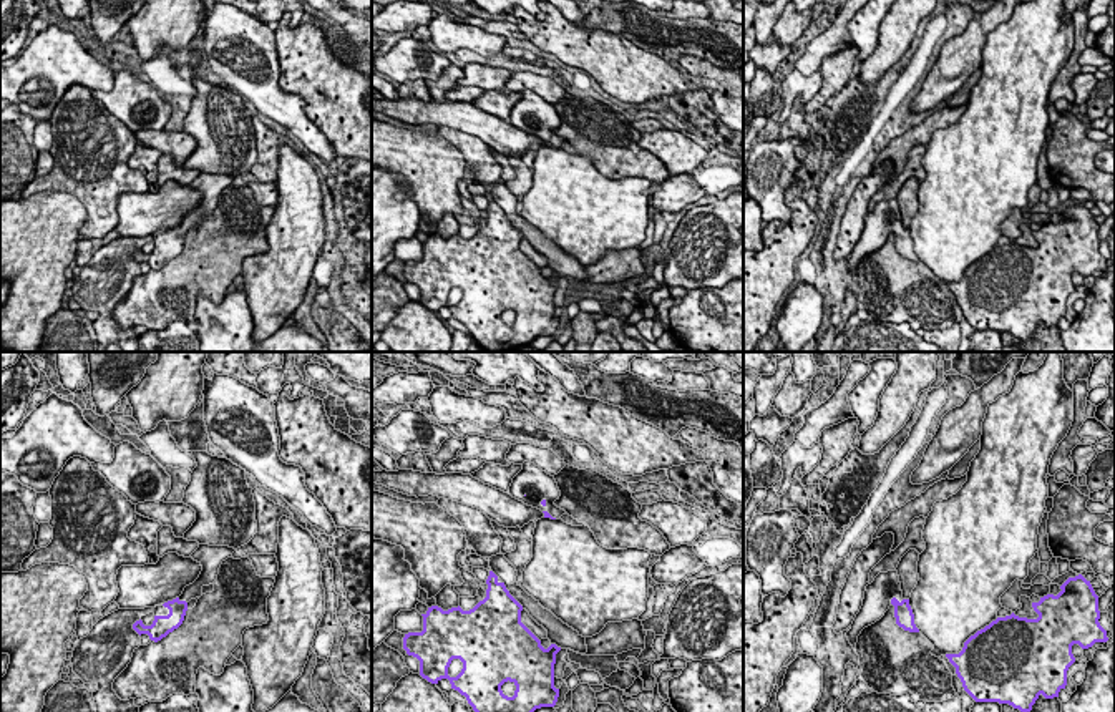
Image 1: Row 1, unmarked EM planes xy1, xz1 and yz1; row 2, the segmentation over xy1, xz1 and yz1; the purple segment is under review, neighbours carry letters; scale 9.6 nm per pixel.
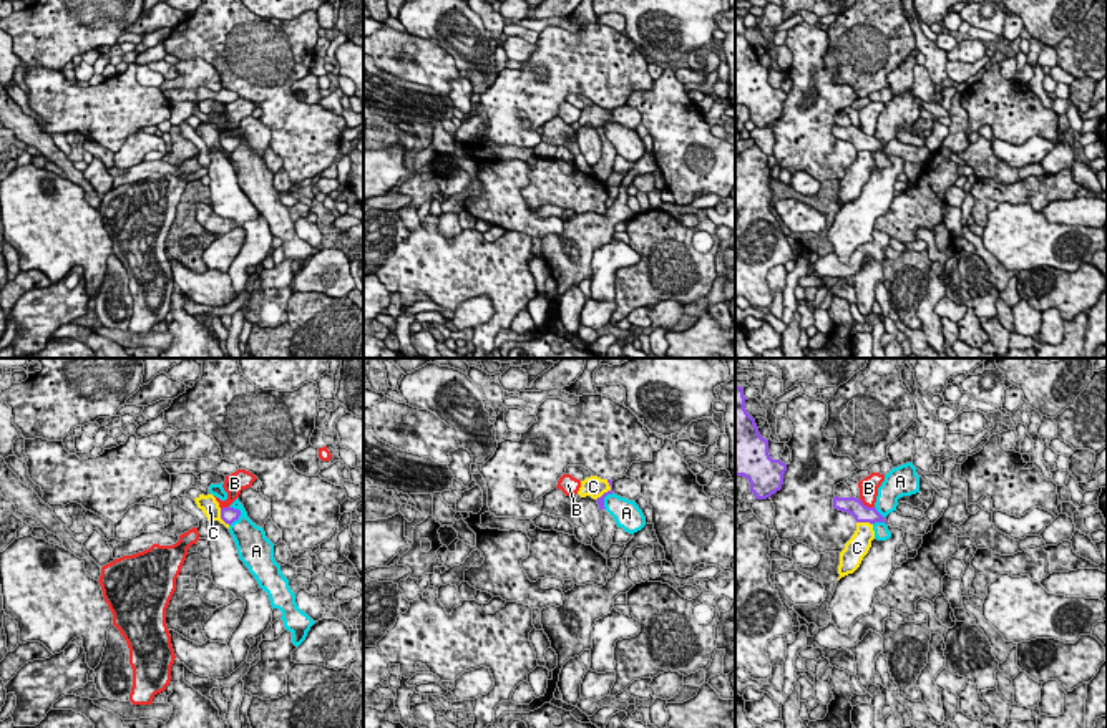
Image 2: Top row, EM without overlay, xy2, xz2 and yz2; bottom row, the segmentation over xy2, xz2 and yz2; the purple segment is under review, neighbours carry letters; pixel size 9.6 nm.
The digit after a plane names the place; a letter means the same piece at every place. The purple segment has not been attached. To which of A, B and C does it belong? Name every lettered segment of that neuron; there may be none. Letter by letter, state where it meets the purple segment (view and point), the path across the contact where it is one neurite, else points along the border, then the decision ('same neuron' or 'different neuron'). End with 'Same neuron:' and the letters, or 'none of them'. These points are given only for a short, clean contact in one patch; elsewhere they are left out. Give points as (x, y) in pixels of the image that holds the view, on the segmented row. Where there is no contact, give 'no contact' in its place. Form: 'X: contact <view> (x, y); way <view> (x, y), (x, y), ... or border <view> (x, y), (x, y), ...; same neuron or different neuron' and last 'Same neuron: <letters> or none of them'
A: contact xy2 (239, 514); border xy2 (233, 506), (239, 511), (239, 516), (229, 526); different neuron
B: contact yz2 (867, 506); border yz2 (860, 498), (873, 508); different neuron
C: contact xy2 (221, 518); border xy2 (219, 509), (219, 516), (229, 524); different neuron
Same neuron: none of them

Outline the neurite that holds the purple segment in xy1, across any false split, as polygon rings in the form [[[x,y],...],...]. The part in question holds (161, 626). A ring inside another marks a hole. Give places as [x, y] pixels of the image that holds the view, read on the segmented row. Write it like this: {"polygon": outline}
{"polygon": [[[199,544],[199,548],[191,554],[191,558],[202,566],[199,578],[192,584],[186,586],[179,597],[156,606],[154,621],[151,626],[144,626],[139,619],[133,624],[133,629],[139,636],[148,634],[154,642],[178,629],[184,621],[187,602],[201,597],[204,586],[217,581],[221,564],[231,558],[234,551],[236,549],[229,546]]]}

